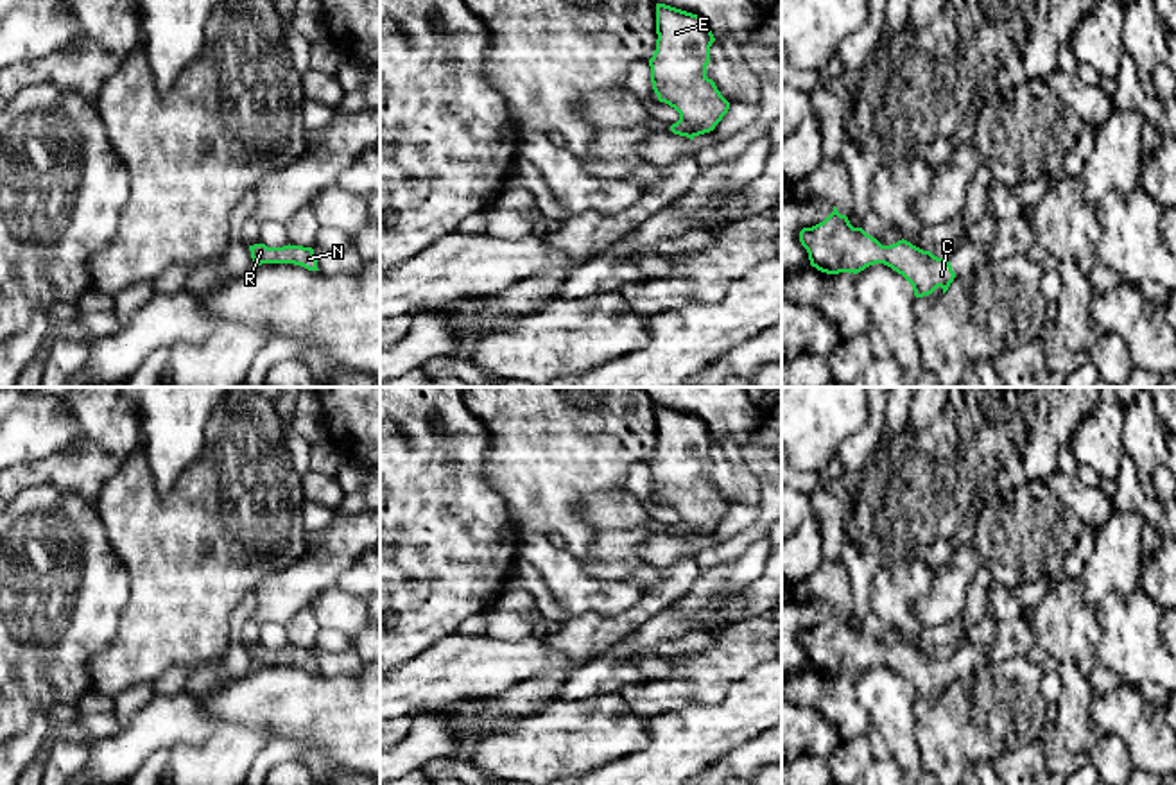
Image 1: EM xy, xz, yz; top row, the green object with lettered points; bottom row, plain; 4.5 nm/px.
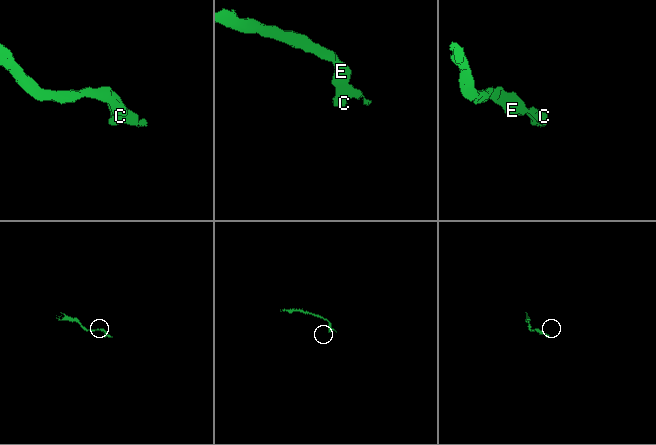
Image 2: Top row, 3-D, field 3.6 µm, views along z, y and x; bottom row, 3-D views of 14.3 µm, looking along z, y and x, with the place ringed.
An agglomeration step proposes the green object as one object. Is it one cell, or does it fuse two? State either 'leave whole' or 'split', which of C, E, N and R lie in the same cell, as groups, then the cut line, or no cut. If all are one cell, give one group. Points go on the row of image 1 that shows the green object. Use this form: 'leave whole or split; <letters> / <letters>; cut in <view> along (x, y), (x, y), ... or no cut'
leave whole; C E N R; no cut

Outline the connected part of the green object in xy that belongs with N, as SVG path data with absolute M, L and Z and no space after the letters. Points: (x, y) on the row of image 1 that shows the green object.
M265 244L249 246L251 258L255 265L262 263L294 263L308 271L317 269L317 258L312 247L303 246L283 246L283 247L267 247Z

